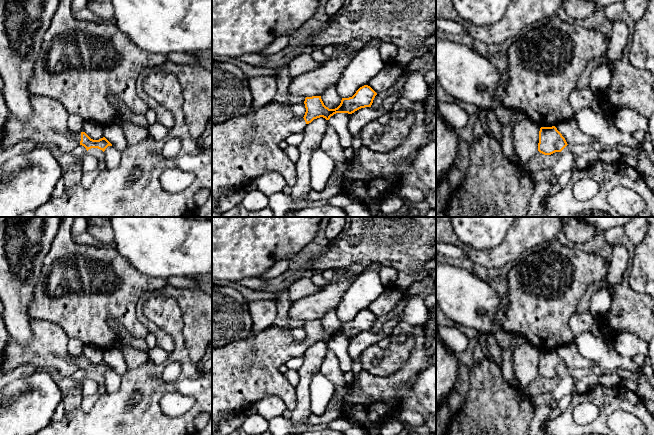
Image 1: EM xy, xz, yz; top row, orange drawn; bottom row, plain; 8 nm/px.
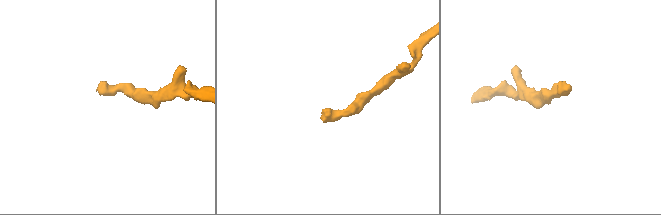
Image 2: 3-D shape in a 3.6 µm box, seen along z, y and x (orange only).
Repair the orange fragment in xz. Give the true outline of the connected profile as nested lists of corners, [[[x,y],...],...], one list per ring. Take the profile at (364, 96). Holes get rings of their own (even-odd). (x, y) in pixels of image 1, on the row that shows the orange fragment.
[[[364,85],[352,97],[342,98],[335,109],[326,107],[321,96],[306,97],[306,112],[301,118],[292,115],[290,105],[271,102],[248,115],[212,124],[212,209],[223,190],[244,189],[251,181],[266,173],[279,173],[292,187],[297,180],[295,163],[287,157],[279,143],[293,133],[302,132],[314,119],[323,117],[329,120],[336,113],[352,114],[361,108],[371,107],[376,95],[370,86]]]

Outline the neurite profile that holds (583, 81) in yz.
[[[600,56],[588,63],[576,83],[576,89],[582,89],[584,87],[589,86],[592,70],[602,62],[608,62],[609,64],[611,64],[611,61],[604,56]]]

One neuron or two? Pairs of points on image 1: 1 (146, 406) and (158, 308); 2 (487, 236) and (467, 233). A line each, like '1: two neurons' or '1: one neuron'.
1: one neuron
2: one neuron

